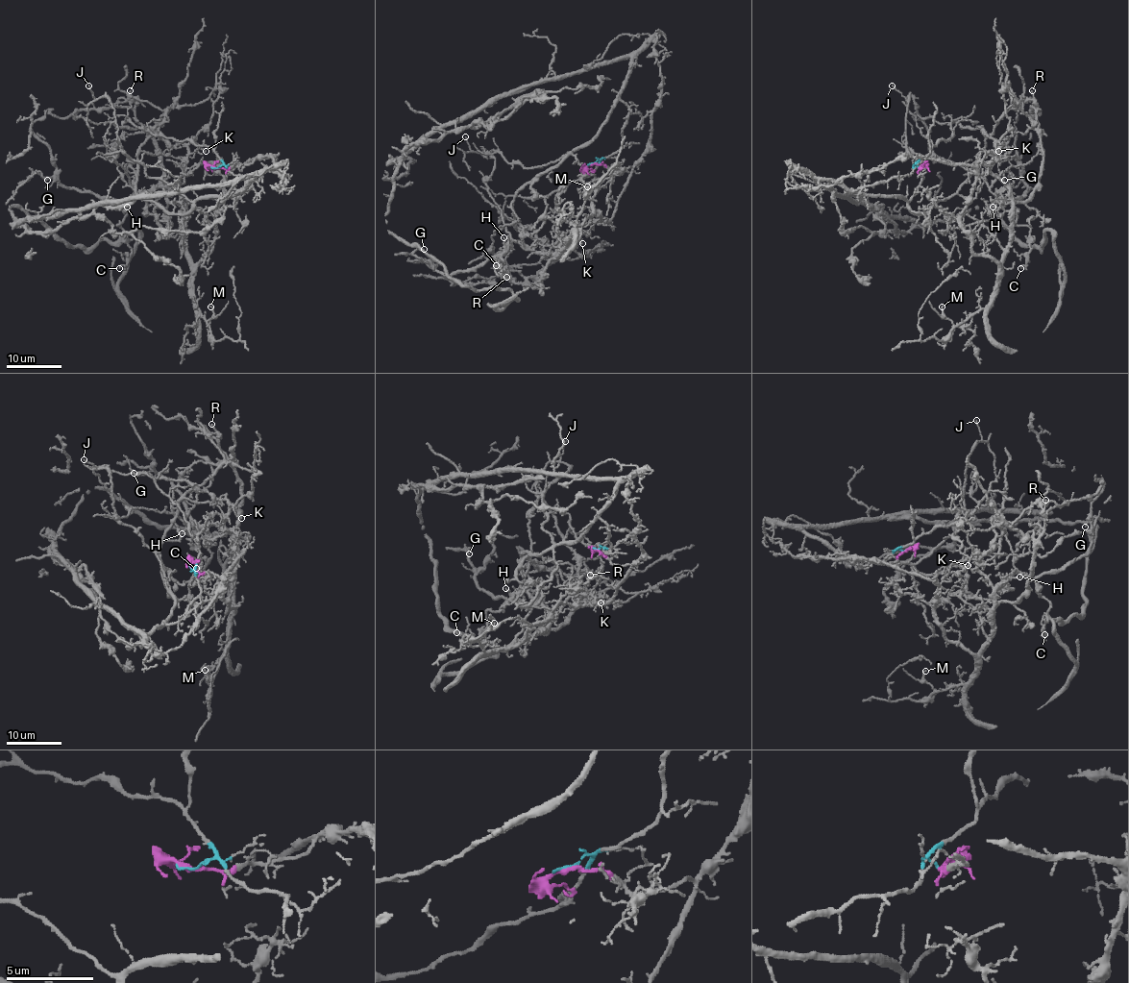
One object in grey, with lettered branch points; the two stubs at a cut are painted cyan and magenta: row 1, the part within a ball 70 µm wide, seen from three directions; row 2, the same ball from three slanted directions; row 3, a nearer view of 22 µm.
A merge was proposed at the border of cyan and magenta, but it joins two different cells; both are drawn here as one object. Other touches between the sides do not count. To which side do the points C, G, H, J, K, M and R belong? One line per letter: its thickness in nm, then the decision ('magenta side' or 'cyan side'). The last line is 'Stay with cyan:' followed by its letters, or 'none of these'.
C: calibre 130 nm; magenta side
G: calibre 110 nm; magenta side
H: calibre 120 nm; magenta side
J: calibre 110 nm; cyan side
K: calibre 130 nm; magenta side
M: calibre 110 nm; magenta side
R: calibre 130 nm; magenta side
Stay with cyan: J

